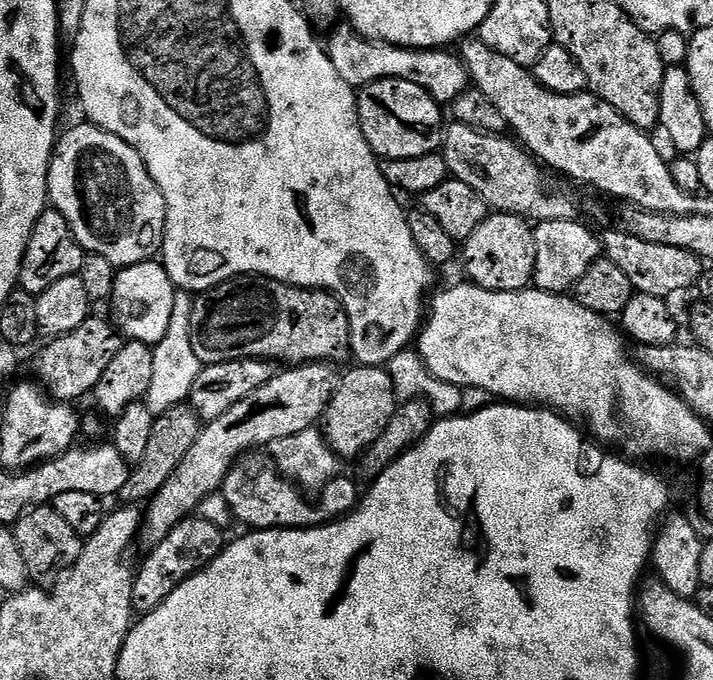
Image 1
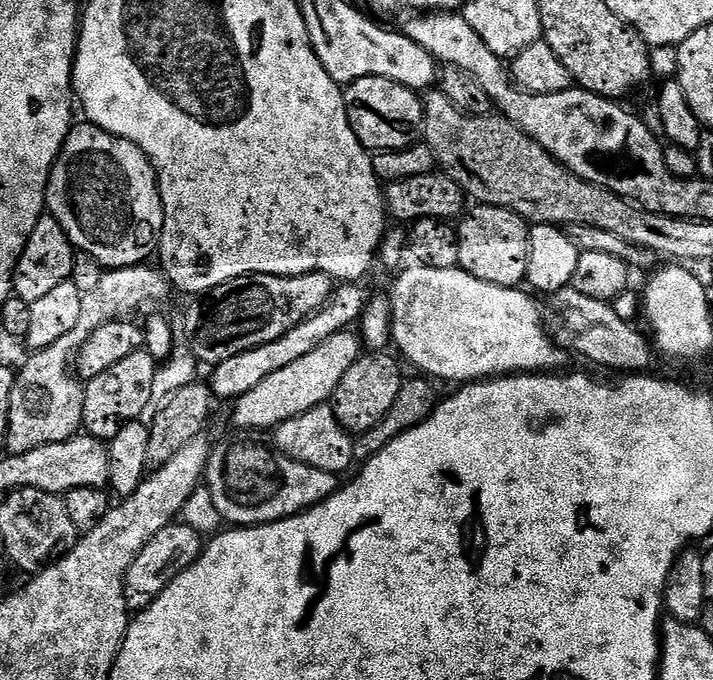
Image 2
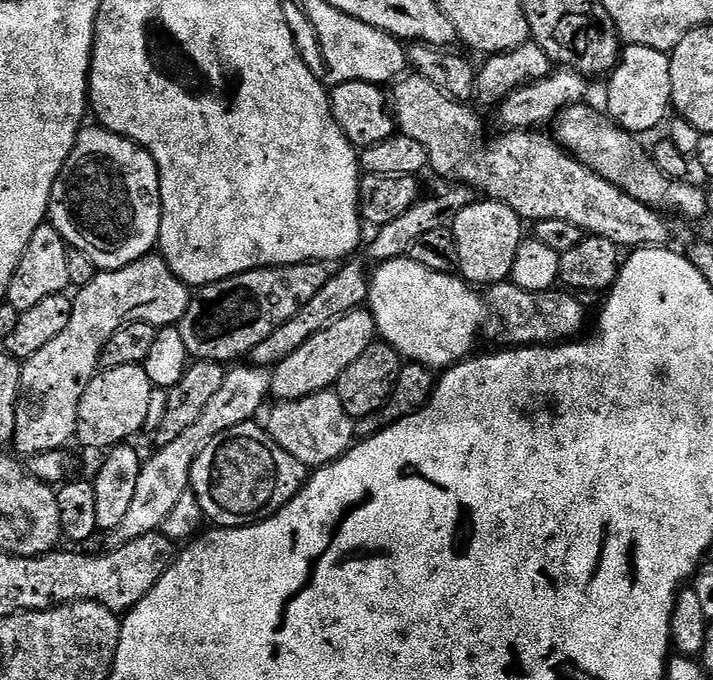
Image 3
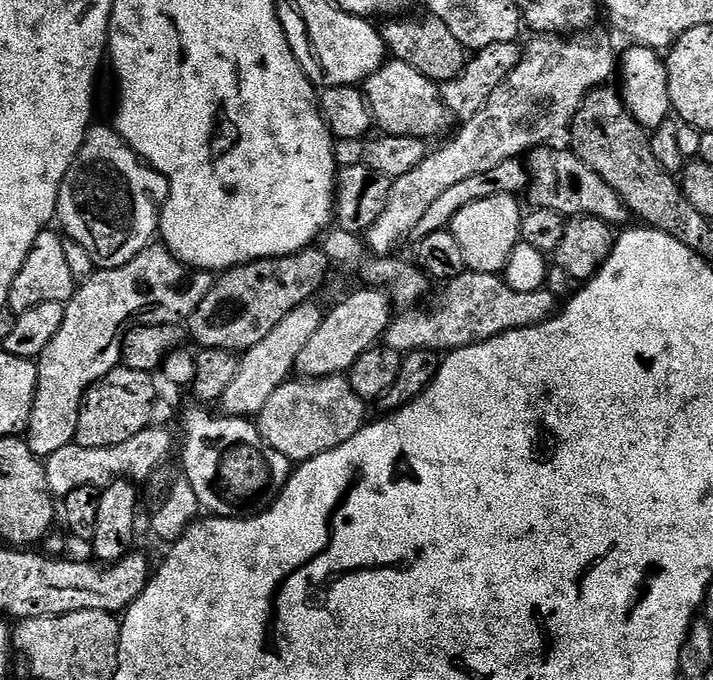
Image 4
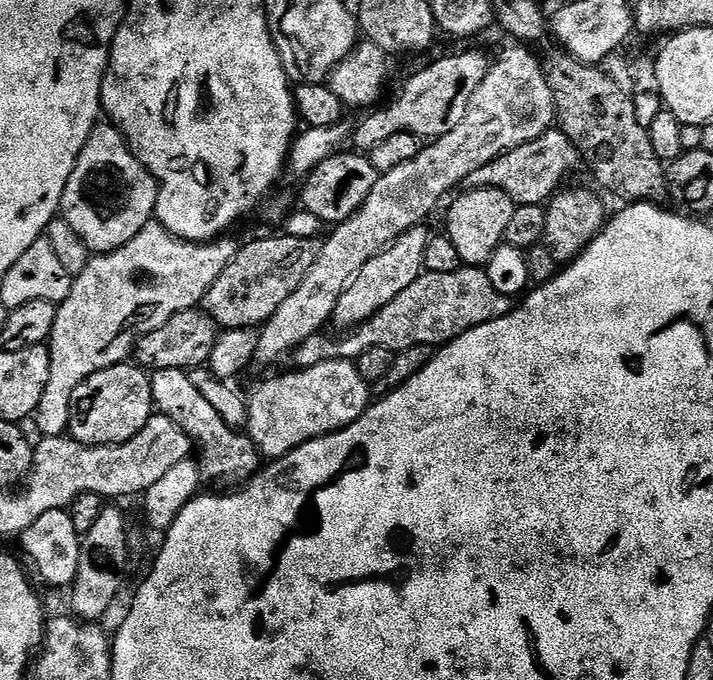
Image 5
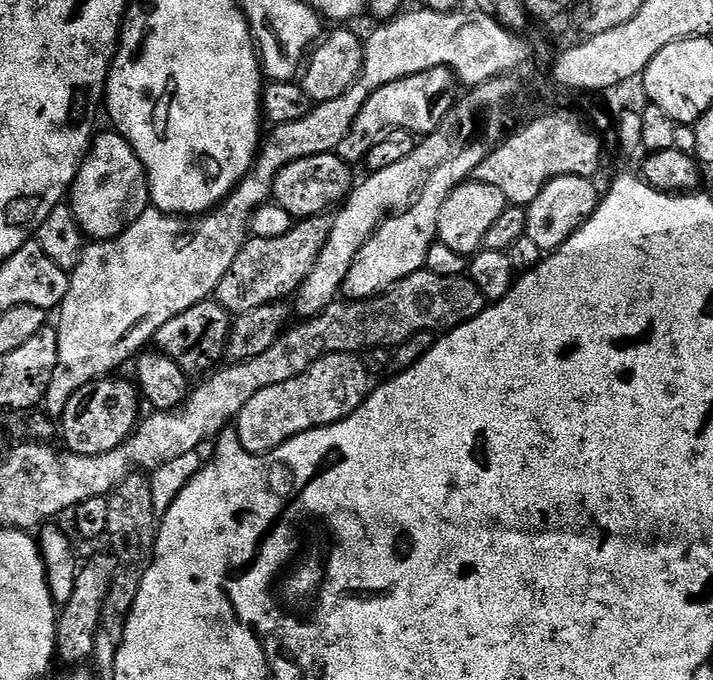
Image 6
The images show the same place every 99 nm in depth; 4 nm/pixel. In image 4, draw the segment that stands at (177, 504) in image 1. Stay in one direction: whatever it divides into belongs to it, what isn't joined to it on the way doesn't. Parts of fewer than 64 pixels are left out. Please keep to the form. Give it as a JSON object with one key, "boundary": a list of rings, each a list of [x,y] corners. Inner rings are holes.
{"boundary":[[[363,286],[352,292],[337,308],[328,308],[324,320],[314,330],[310,342],[298,354],[296,372],[301,377],[317,380],[323,376],[338,376],[347,373],[348,369],[366,354],[366,350],[381,343],[384,331],[394,319],[394,301],[387,291],[380,286]]]}

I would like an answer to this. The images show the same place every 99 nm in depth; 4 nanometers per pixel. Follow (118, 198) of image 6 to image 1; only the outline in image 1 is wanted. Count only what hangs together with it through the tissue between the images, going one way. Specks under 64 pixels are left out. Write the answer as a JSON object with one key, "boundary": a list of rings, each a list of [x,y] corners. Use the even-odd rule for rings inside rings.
{"boundary":[[[83,123],[57,139],[48,167],[51,207],[66,218],[85,253],[106,258],[117,269],[151,261],[164,242],[166,202],[135,150],[95,124]]]}

